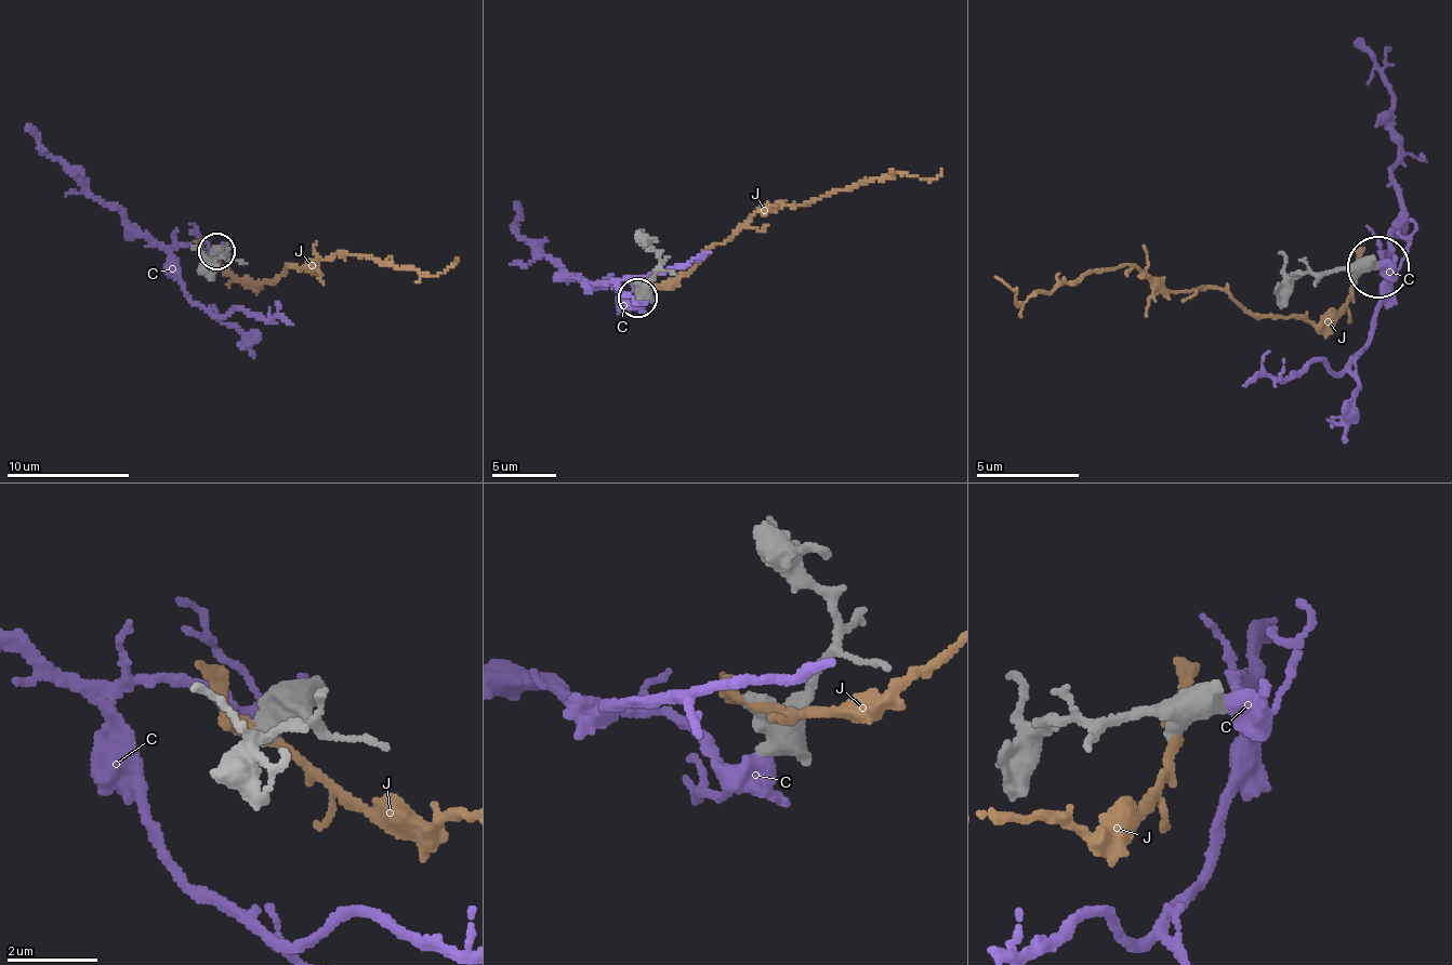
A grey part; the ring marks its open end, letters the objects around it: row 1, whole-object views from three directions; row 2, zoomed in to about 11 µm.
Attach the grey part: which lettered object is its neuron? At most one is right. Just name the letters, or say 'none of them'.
C

